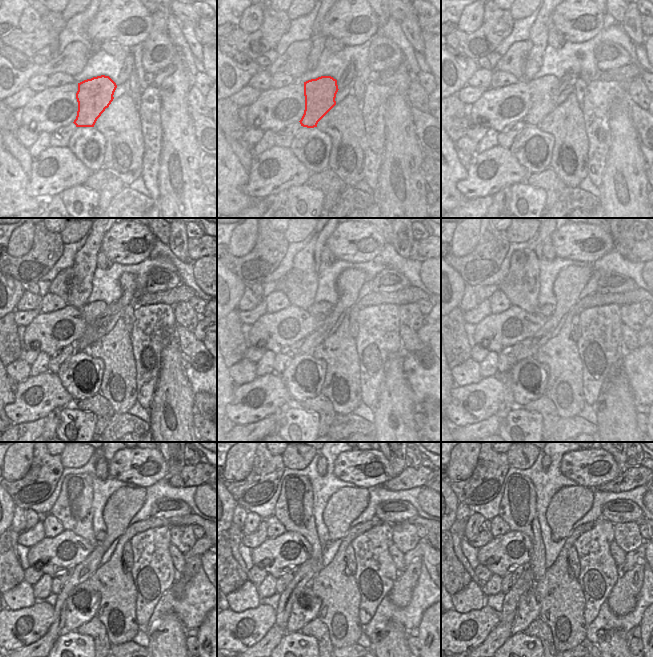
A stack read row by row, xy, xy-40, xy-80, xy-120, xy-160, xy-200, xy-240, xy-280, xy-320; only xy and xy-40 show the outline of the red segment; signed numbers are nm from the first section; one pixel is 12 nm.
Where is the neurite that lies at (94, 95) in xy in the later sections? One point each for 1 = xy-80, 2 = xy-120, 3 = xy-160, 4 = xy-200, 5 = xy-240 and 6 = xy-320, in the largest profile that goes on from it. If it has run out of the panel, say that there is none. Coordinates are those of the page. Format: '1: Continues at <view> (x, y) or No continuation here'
1: Continues at xy-80 (543, 99)
2: Continues at xy-120 (90, 311)
3: Continues at xy-160 (316, 309)
4: Continues at xy-200 (546, 310)
5: Continues at xy-240 (99, 536)
6: Continues at xy-320 (555, 538).

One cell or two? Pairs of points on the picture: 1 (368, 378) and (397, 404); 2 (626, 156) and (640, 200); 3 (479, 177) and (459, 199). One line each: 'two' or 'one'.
1: two
2: one
3: two

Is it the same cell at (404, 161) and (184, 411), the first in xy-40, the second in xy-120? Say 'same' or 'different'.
same

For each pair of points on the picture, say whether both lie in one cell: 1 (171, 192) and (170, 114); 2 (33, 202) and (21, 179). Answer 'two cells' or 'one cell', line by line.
1: one cell
2: one cell

